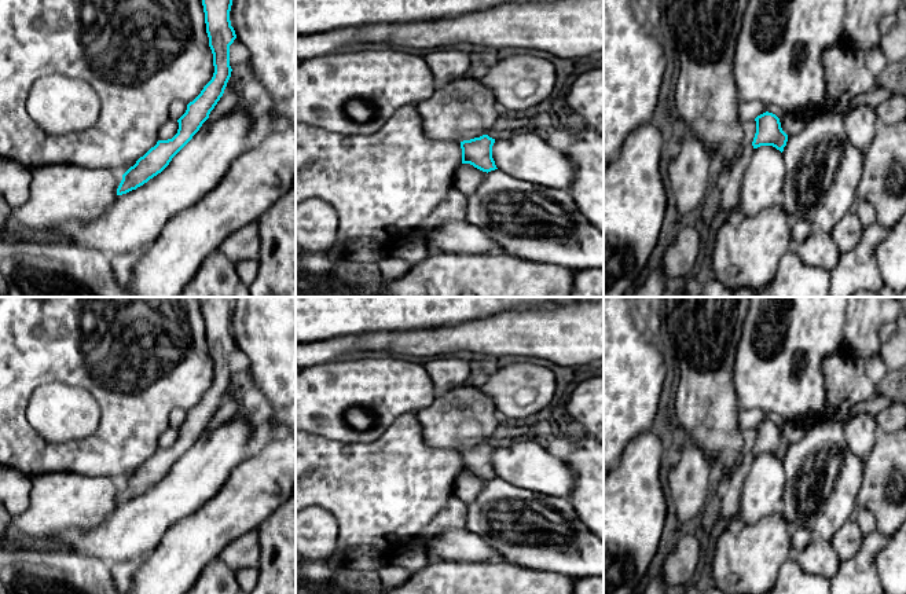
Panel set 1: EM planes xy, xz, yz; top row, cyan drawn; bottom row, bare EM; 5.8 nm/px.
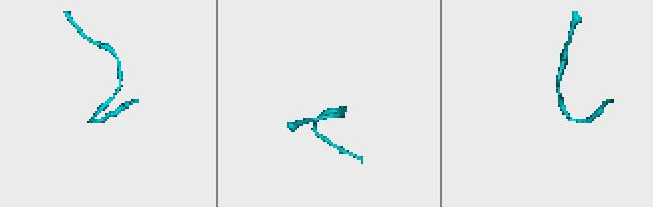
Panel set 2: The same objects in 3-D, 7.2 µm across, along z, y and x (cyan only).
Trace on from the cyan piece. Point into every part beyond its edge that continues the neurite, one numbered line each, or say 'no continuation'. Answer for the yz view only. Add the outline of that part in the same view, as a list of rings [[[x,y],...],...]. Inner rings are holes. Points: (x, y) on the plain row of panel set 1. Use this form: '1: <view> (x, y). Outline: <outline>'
no continuation

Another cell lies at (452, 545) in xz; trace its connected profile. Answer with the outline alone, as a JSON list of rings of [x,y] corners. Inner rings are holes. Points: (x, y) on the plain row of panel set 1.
[[[447,529],[421,540],[430,561],[502,562],[505,558],[474,532]]]

